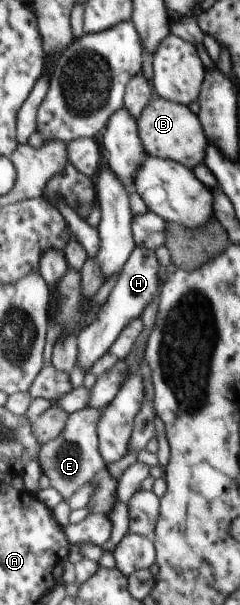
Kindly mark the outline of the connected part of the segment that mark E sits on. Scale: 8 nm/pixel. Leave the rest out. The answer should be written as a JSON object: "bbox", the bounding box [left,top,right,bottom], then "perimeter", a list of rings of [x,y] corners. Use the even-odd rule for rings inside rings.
{"bbox":[38,408,106,502],"perimeter":[[[86,408],[70,411],[63,431],[51,441],[42,444],[38,464],[42,473],[50,479],[50,487],[54,487],[62,495],[65,502],[85,484],[89,484],[98,471],[106,468],[98,448],[98,425],[102,410]]]}

